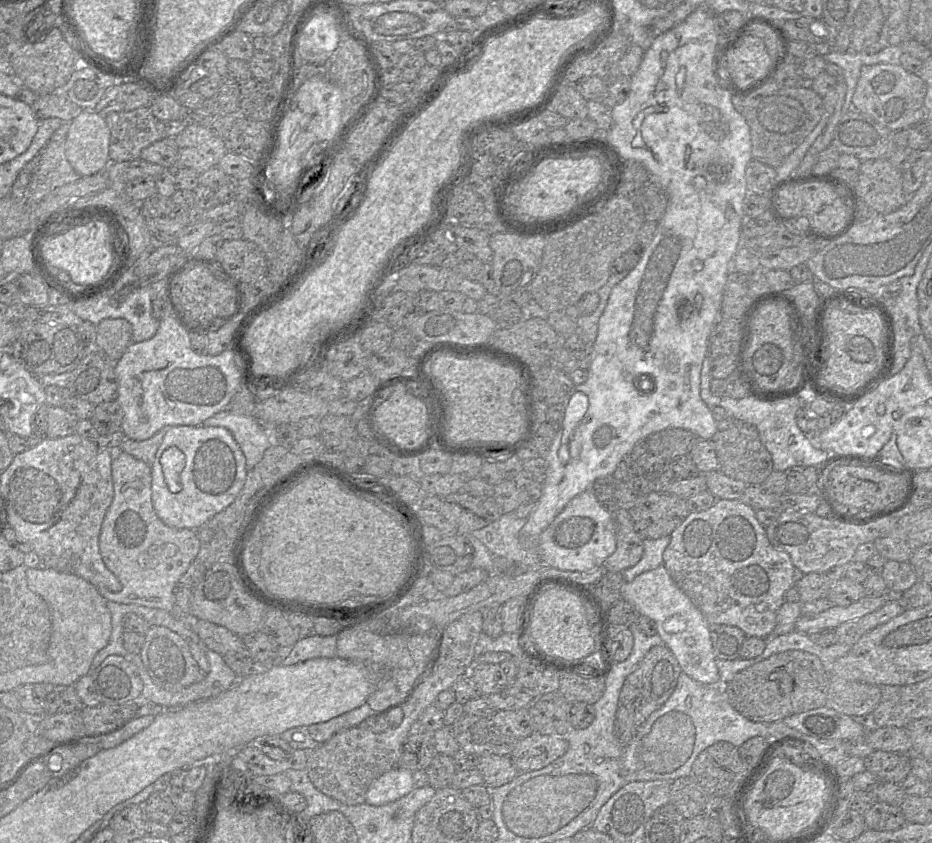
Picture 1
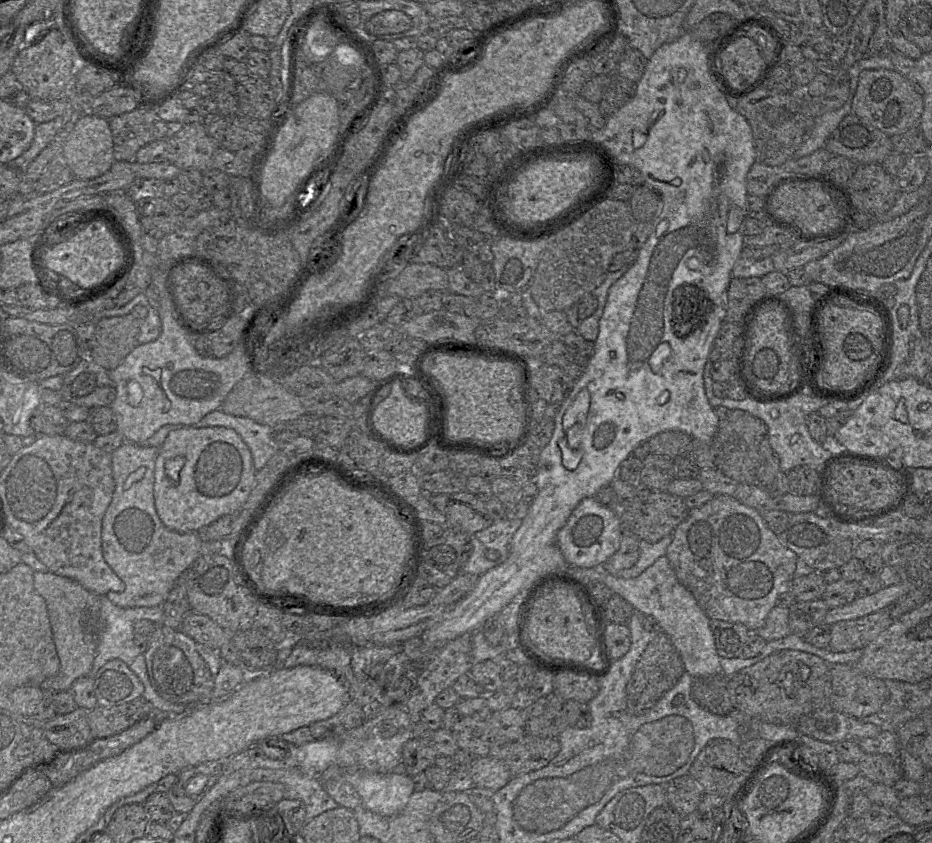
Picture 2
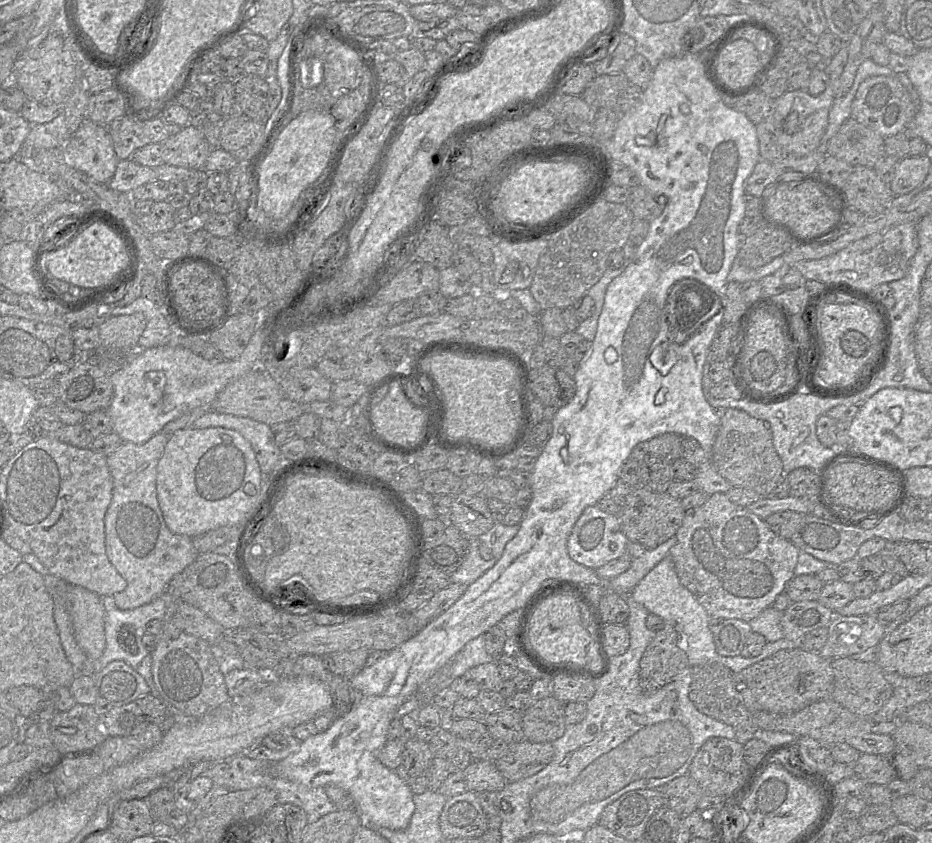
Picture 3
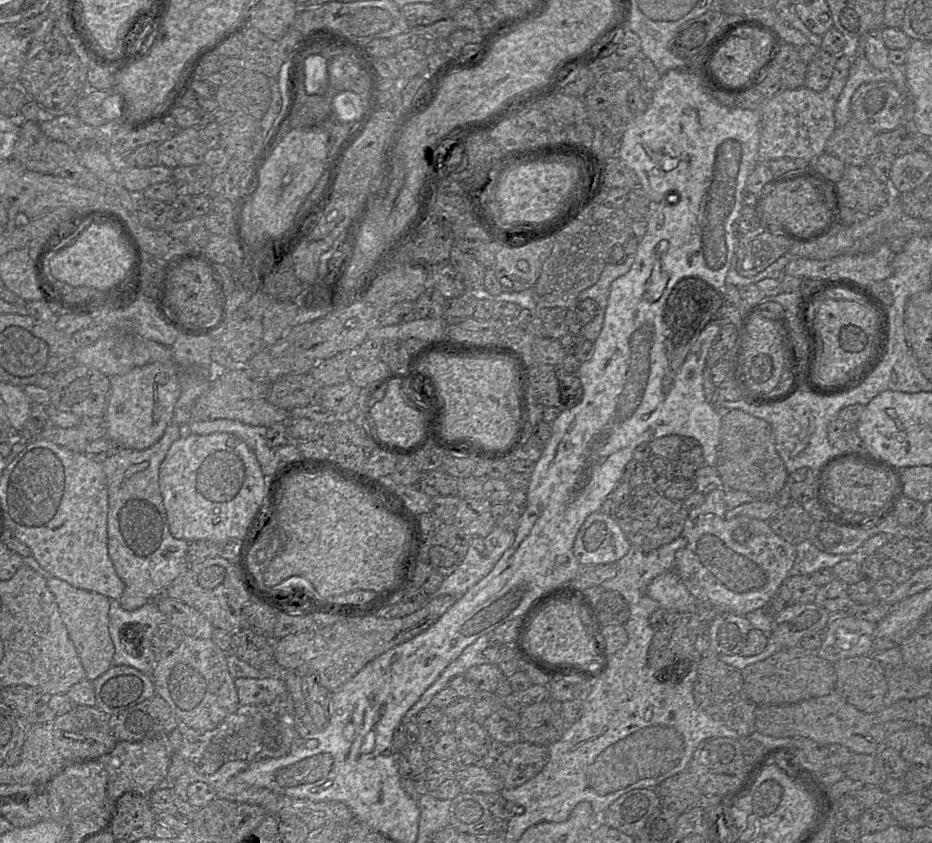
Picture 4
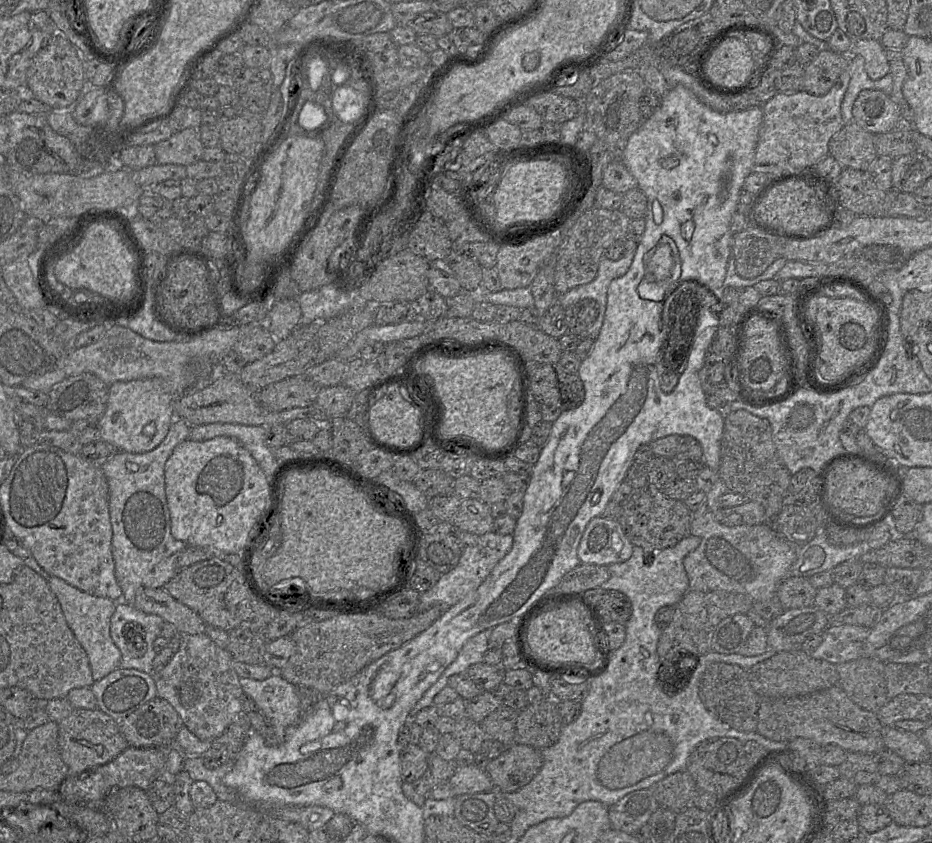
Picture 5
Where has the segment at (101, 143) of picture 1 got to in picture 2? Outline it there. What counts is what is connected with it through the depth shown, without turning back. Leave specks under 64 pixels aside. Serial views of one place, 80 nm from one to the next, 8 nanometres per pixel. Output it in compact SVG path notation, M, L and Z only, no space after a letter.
M85 112L68 135L62 154L75 179L90 180L106 173L114 163L114 149L109 119Z

